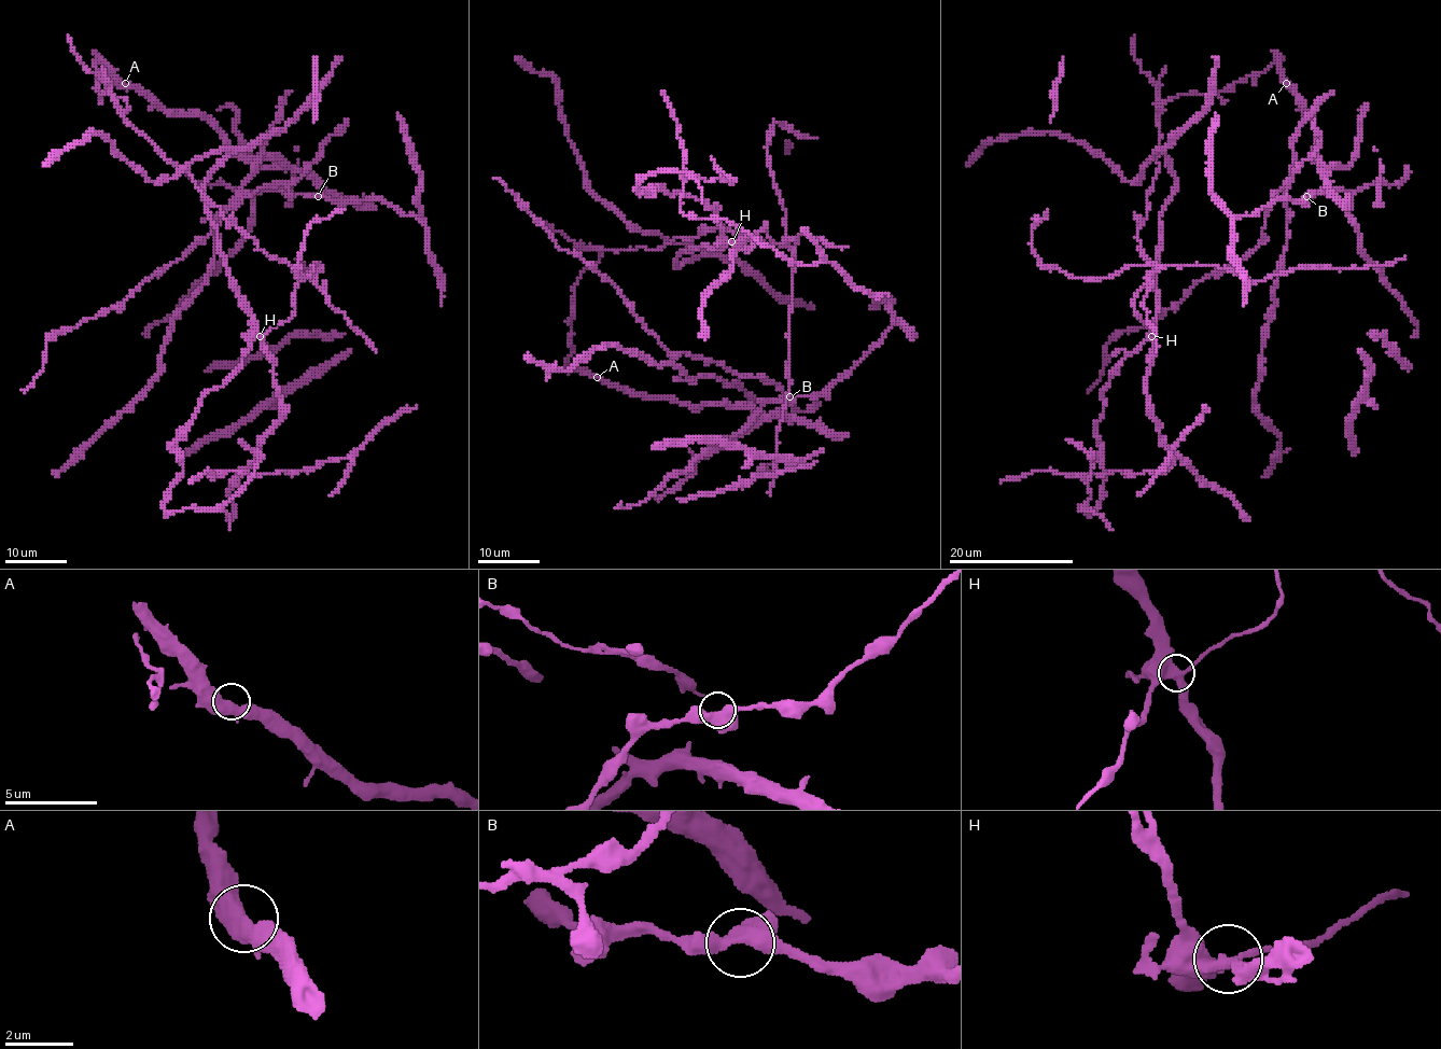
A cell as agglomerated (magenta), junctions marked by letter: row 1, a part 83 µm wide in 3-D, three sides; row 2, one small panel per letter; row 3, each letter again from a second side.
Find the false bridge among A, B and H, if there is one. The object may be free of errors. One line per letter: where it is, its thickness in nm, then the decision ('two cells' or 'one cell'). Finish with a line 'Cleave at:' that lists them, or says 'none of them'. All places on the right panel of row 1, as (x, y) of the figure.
A: (1286, 83) | 400 nm | one cell
B: (1306, 196) | 440 nm | one cell
H: (1151, 336) | 360 nm | two cells
Cleave at: H

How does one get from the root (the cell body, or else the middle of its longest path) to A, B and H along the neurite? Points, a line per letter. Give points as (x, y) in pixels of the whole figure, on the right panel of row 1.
A: (1245, 77), (1262, 73), (1276, 57), (1279, 77), (1286, 83)
B: (1245, 77), (1262, 73), (1276, 57), (1279, 74), (1311, 119), (1324, 186), (1306, 196)
H: (1245, 77), (1215, 94), (1173, 97), (1157, 109), (1159, 171), (1136, 237), (1153, 277), (1133, 298), (1150, 336)

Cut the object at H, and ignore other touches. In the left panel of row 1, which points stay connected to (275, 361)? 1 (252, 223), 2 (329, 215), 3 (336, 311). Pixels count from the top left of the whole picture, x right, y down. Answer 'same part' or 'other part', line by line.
1: same part
2: other part
3: other part

